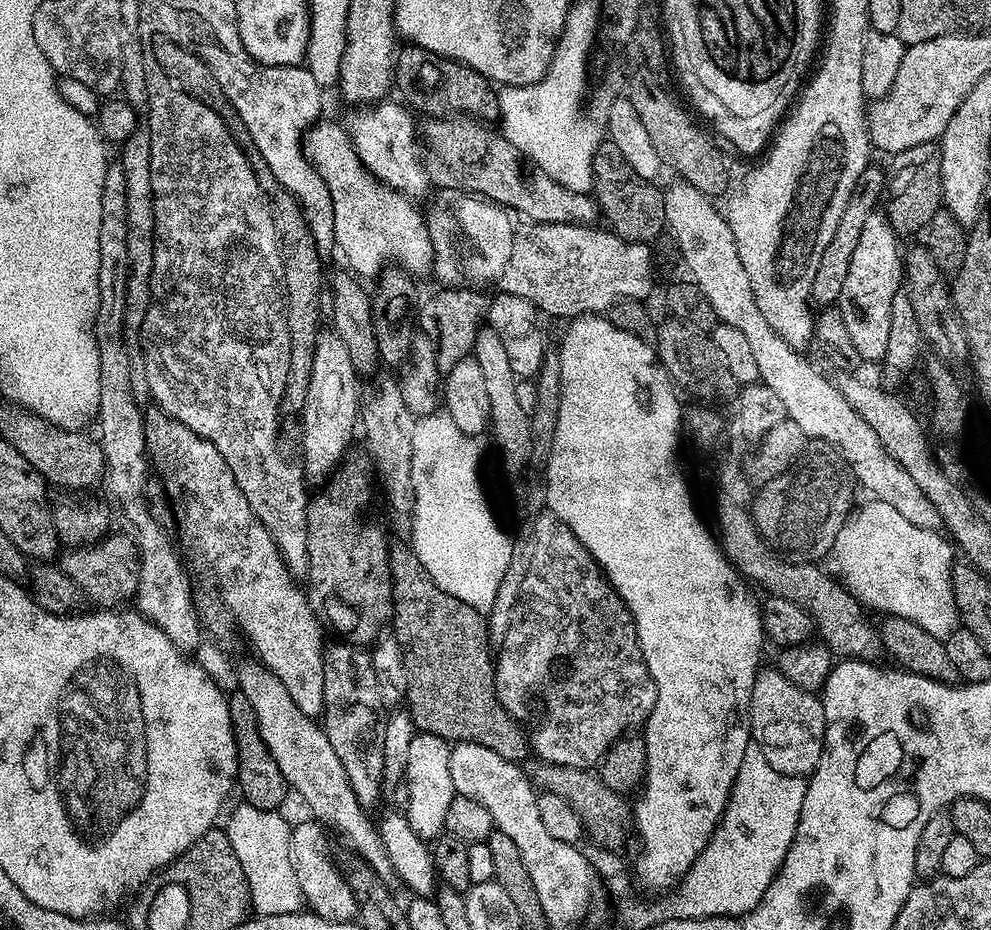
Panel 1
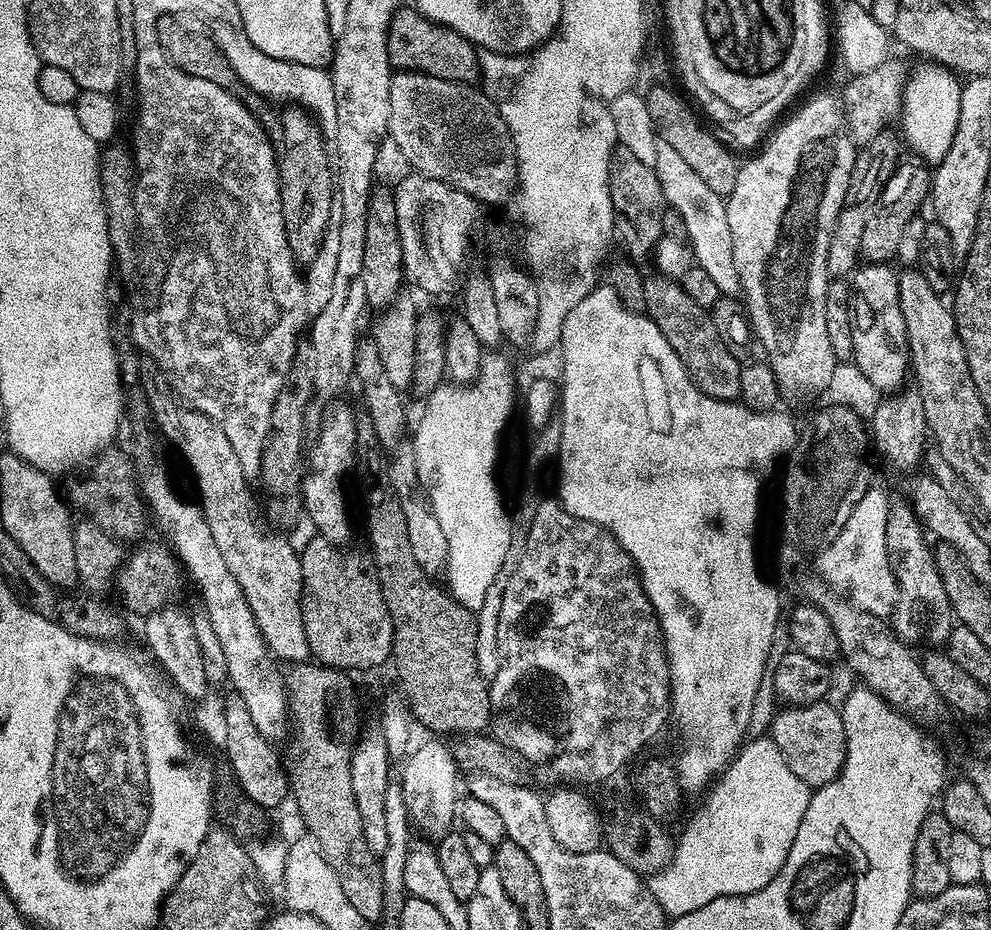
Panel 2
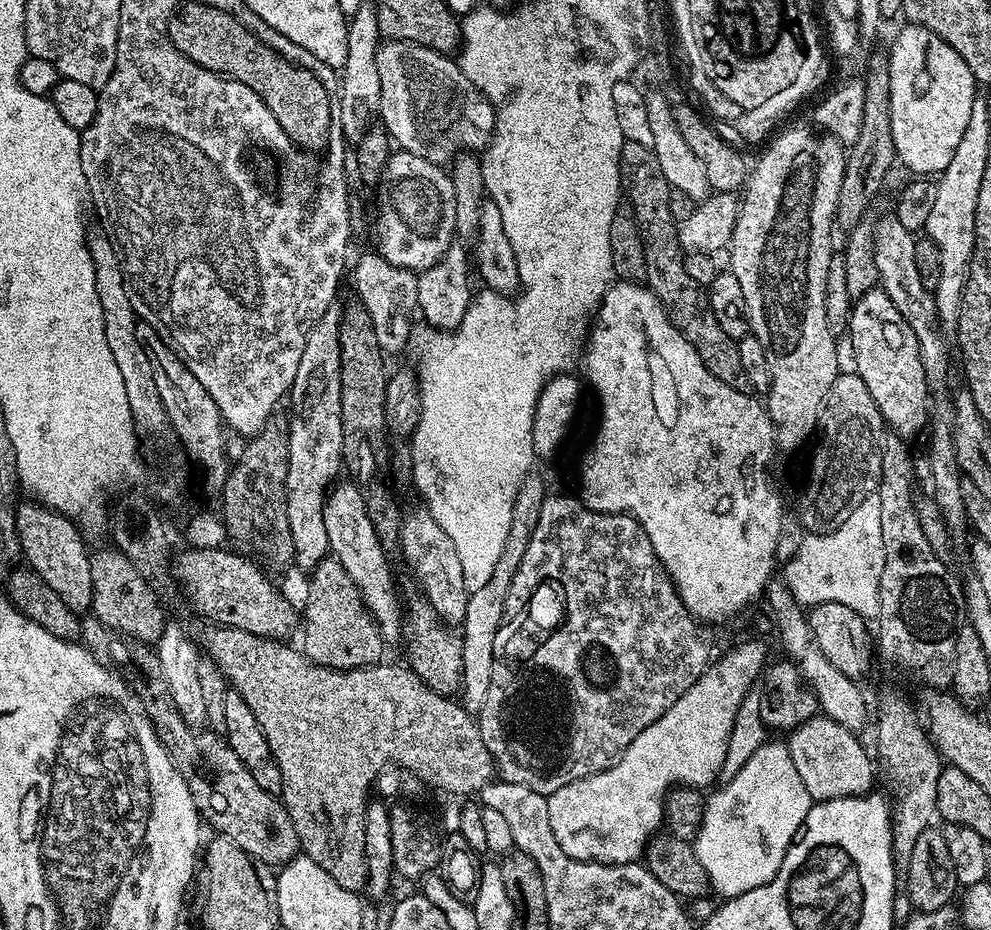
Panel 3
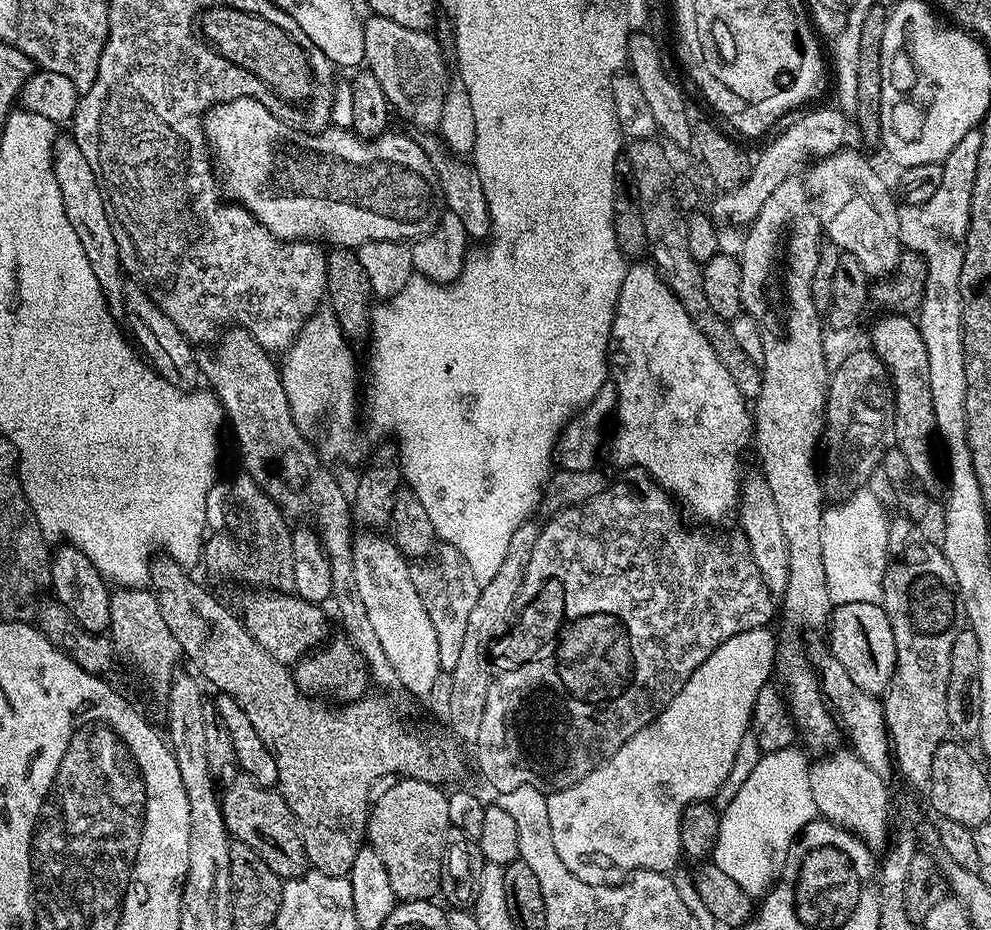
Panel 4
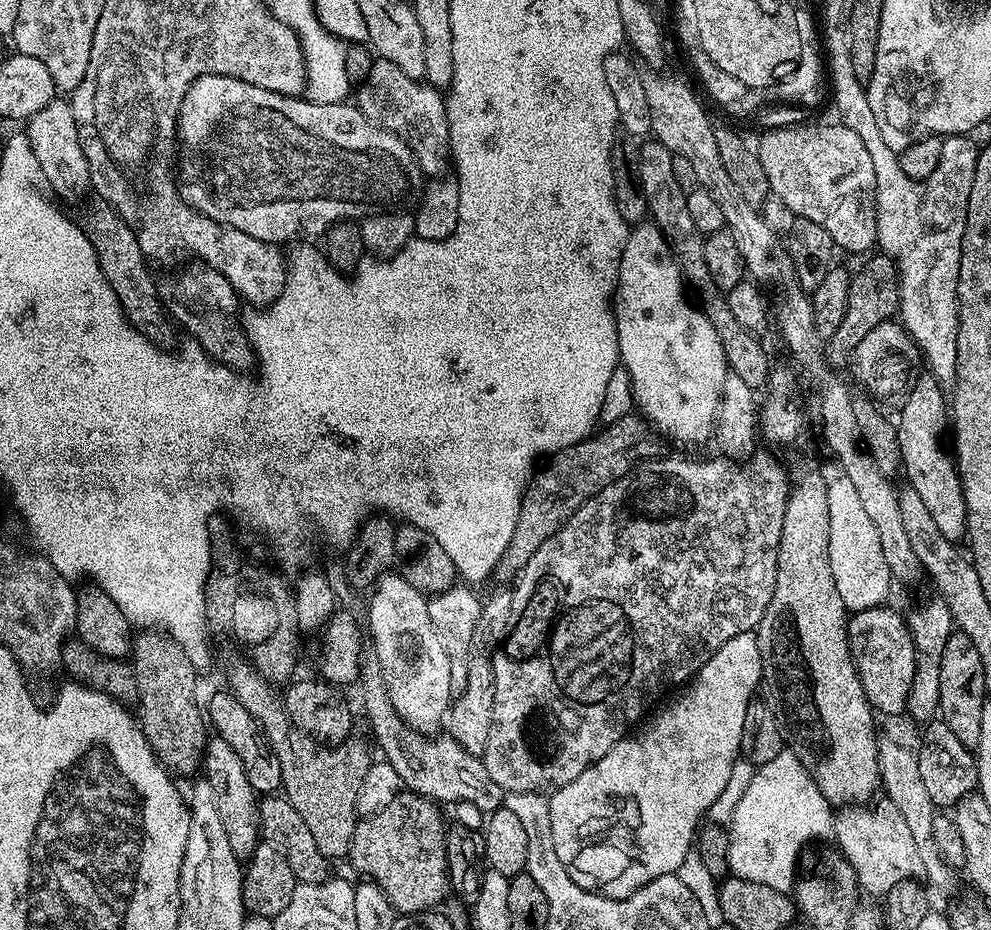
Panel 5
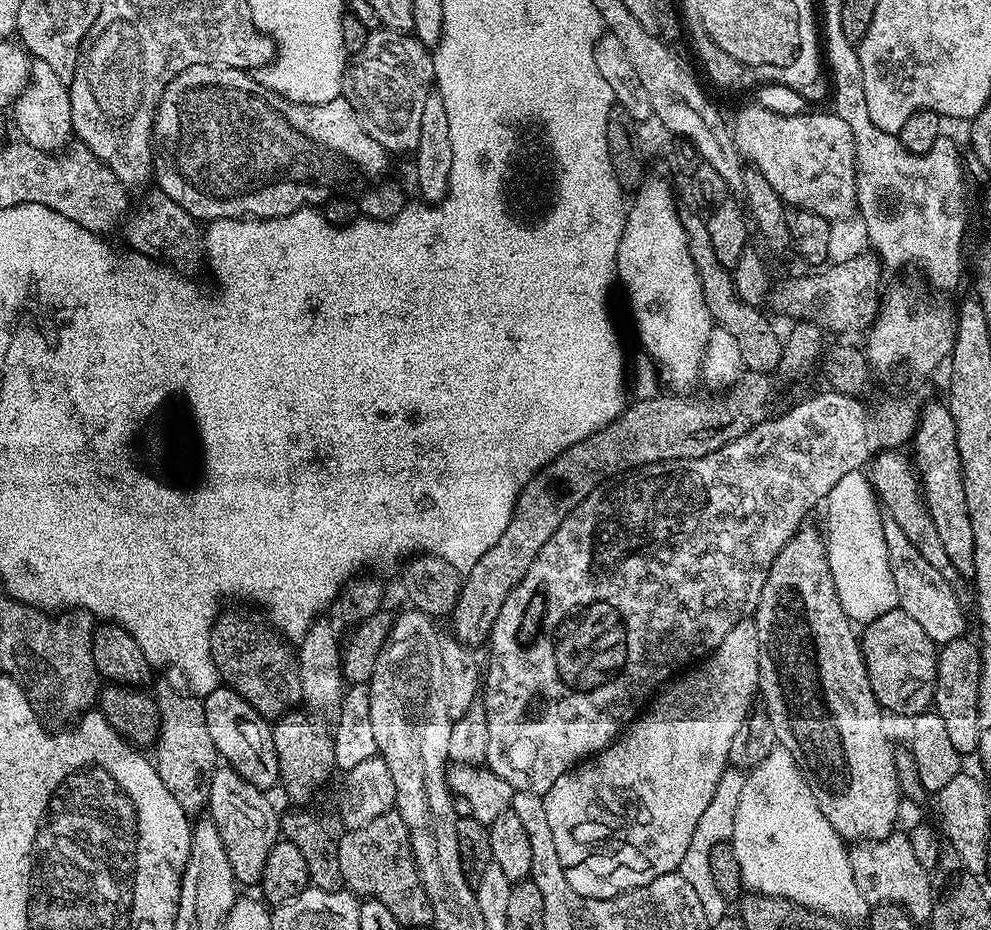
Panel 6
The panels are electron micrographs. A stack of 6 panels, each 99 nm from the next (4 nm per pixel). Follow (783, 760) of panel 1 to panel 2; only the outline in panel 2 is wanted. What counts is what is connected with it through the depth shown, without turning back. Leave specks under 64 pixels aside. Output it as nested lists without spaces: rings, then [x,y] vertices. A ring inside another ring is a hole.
[[[828,703],[807,704],[801,708],[781,707],[775,713],[770,727],[772,741],[782,752],[786,766],[790,766],[790,770],[794,770],[794,774],[798,774],[798,778],[802,778],[802,782],[812,790],[833,780],[844,765],[846,738],[842,730],[840,709],[835,703]]]

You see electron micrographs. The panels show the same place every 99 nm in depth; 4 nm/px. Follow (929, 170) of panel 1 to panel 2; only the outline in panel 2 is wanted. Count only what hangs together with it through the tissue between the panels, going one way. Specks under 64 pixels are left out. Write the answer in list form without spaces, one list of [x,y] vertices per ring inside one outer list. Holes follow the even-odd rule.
[[[901,162],[896,165],[894,174],[886,182],[886,186],[882,190],[878,202],[870,210],[870,219],[867,220],[865,231],[862,233],[862,248],[860,250],[861,259],[869,264],[888,264],[895,257],[902,230],[905,229],[906,224],[911,219],[914,219],[918,215],[921,211],[919,208],[923,204],[925,207],[926,201],[929,199],[932,190],[932,172],[923,163],[915,163],[907,164],[907,162]]]

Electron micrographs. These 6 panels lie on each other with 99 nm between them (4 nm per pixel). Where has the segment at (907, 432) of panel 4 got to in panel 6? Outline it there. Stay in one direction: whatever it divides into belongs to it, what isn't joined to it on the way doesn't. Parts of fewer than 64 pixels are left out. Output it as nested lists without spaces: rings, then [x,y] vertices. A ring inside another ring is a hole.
[[[925,403],[921,407],[910,452],[914,457],[914,471],[919,479],[923,504],[938,530],[947,557],[960,578],[974,577],[974,530],[970,527],[970,510],[966,510],[966,486],[962,478],[962,462],[958,458],[958,434],[947,403]]]

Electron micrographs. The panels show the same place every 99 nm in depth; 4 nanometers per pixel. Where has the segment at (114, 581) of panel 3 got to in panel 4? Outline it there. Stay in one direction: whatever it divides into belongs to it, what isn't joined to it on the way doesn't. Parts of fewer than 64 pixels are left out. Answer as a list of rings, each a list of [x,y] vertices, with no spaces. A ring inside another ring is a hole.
[[[117,587],[111,593],[110,639],[120,652],[160,691],[167,693],[173,676],[177,675],[179,664],[182,664],[182,653],[178,646],[178,638],[166,626],[166,618],[162,618],[160,604],[151,591],[144,592],[143,587]]]

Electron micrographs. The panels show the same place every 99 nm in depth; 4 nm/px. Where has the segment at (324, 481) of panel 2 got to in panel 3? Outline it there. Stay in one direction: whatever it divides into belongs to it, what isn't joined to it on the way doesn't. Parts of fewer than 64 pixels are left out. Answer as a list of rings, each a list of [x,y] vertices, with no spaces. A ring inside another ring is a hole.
[[[352,482],[339,484],[329,491],[328,501],[324,503],[328,551],[358,586],[360,597],[372,611],[372,617],[376,619],[376,625],[380,627],[385,641],[400,640],[406,612],[402,607],[402,600],[400,604],[399,594],[396,593],[396,576],[392,573],[391,562],[388,561],[389,553],[380,544],[378,534],[375,533],[361,489]]]

